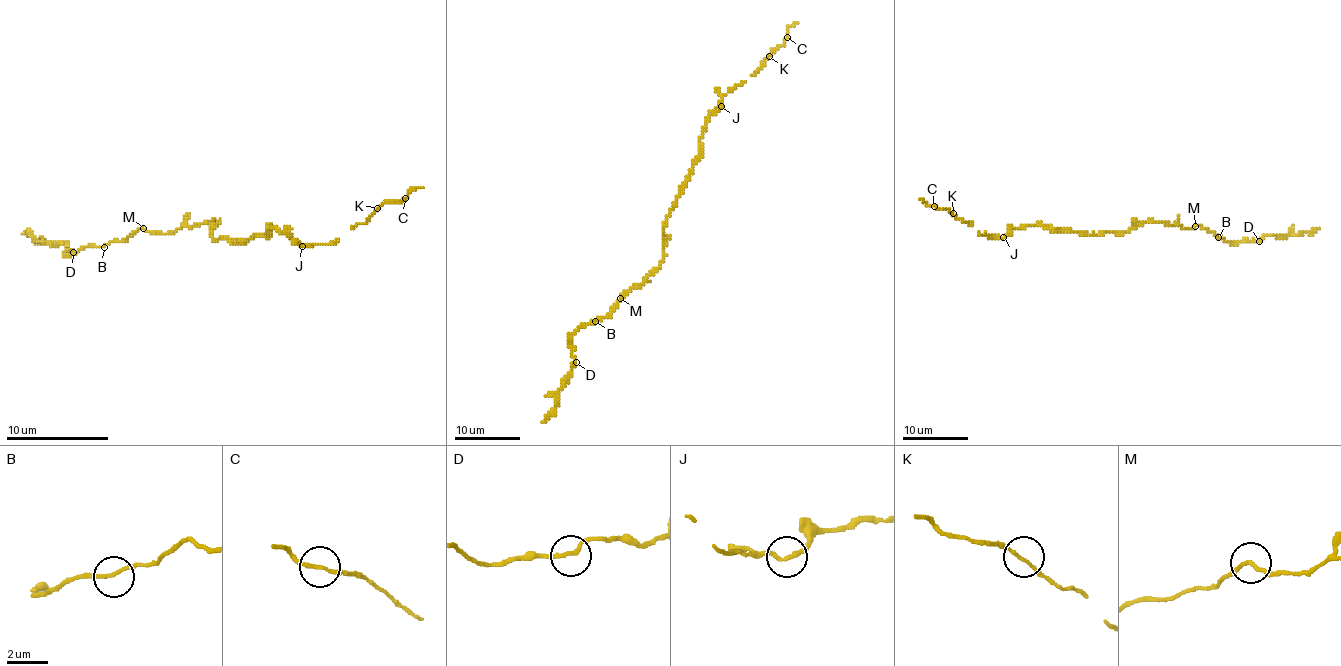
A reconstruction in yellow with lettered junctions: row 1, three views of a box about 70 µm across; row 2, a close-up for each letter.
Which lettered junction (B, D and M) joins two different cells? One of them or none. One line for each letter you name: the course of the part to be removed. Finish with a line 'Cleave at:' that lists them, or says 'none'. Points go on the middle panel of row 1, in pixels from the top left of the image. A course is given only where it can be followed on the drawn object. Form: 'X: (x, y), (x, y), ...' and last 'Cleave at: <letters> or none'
Cleave at: none

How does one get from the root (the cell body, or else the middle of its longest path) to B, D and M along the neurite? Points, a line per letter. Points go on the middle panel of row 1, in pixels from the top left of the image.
B: (666, 225), (662, 262), (641, 284), (635, 285), (607, 316), (595, 321)
D: (666, 225), (662, 262), (641, 284), (635, 285), (607, 316), (582, 325), (569, 338), (576, 362)
M: (666, 225), (662, 262), (620, 298)

